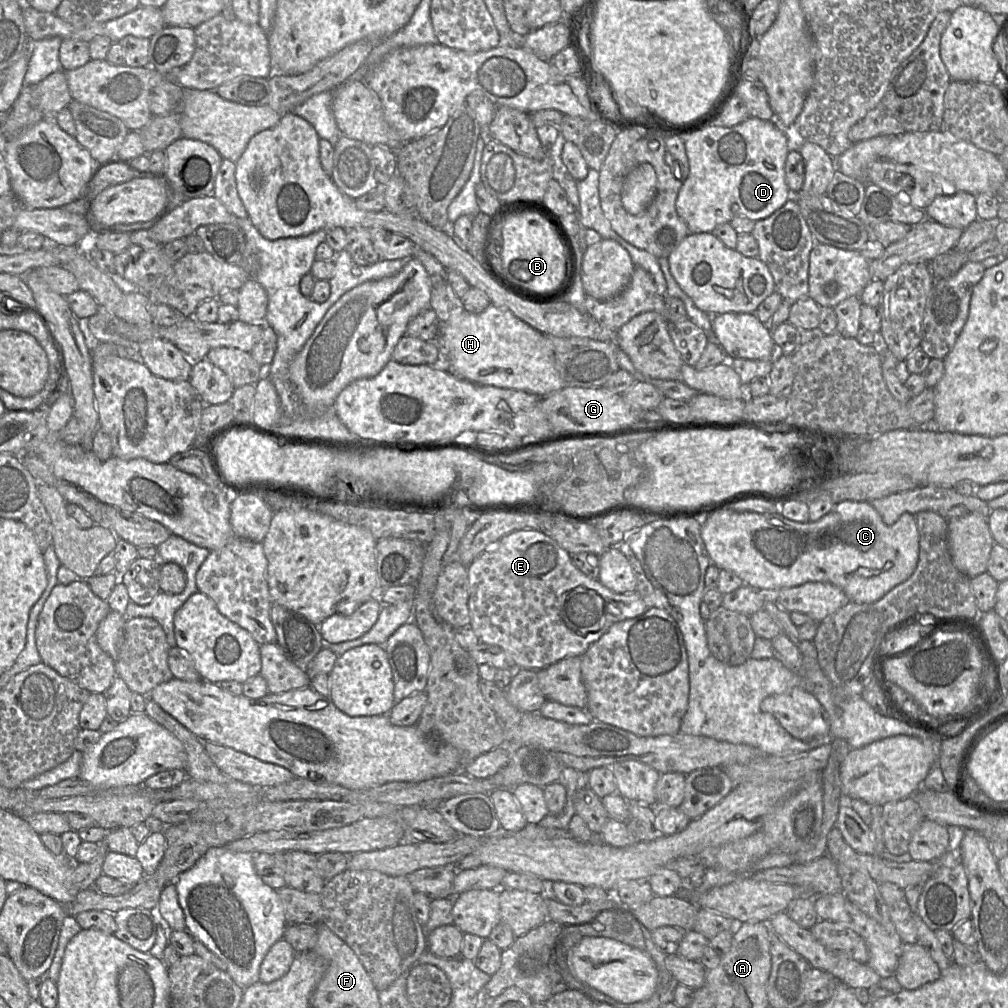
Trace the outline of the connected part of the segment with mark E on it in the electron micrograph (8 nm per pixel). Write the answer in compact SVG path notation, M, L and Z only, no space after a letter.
M520 530L512 532L504 537L502 537L499 542L496 542L493 544L493 546L488 547L487 551L484 551L482 554L480 554L470 565L467 566L468 568L468 578L469 578L469 601L468 601L468 608L470 613L470 627L475 632L475 634L478 636L480 642L485 644L491 644L496 645L502 648L507 654L509 654L512 659L514 660L516 666L518 667L516 670L521 669L527 669L527 670L541 670L544 669L560 660L564 660L566 658L570 657L576 657L576 656L582 656L588 648L596 641L600 639L600 637L605 634L609 628L616 622L620 622L626 619L631 619L638 617L642 614L644 614L647 611L647 606L644 603L643 599L637 592L632 593L625 593L625 594L618 594L612 592L610 589L605 587L599 579L592 579L586 576L584 573L582 573L572 562L571 554L568 553L566 550L564 550L553 538L551 538L549 535L545 534L542 531L539 530Z

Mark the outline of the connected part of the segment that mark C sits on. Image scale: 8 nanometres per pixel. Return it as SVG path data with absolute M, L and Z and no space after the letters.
M845 500L835 504L833 509L817 521L795 522L780 513L737 512L730 508L714 512L702 518L701 537L711 559L711 563L720 570L726 569L736 573L744 582L755 589L766 593L775 593L783 588L799 586L807 582L827 582L840 588L849 598L858 604L873 603L885 596L891 589L906 581L915 571L919 560L919 532L916 518L910 512L904 512L897 521L887 525L877 510L866 501Z

